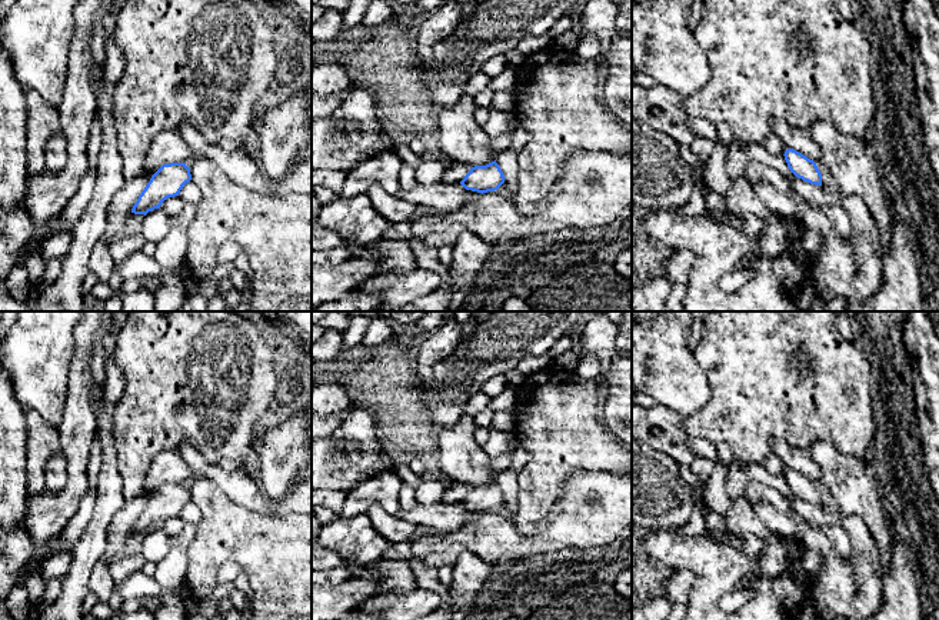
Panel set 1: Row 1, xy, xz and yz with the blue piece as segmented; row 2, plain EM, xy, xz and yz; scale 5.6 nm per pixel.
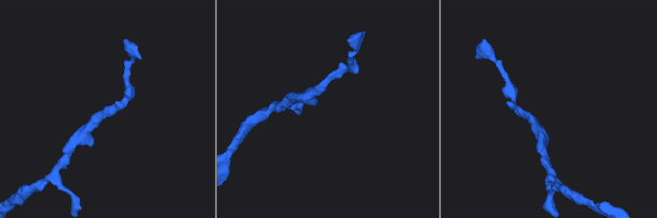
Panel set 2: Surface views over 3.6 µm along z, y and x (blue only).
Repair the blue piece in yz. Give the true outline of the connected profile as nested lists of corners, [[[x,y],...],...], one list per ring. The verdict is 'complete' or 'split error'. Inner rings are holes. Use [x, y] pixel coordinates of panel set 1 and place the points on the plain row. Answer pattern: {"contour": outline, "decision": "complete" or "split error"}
{"contour": [[[788,469],[783,476],[789,490],[796,497],[810,504],[822,506],[822,494],[813,480],[808,479],[793,469]]], "decision": "complete"}

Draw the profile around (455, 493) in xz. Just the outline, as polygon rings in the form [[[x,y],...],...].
[[[469,483],[446,484],[440,503],[460,503],[470,489],[472,486]]]

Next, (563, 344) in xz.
[[[566,334],[557,339],[557,341],[550,347],[549,353],[555,357],[567,353],[572,349],[572,336]]]

